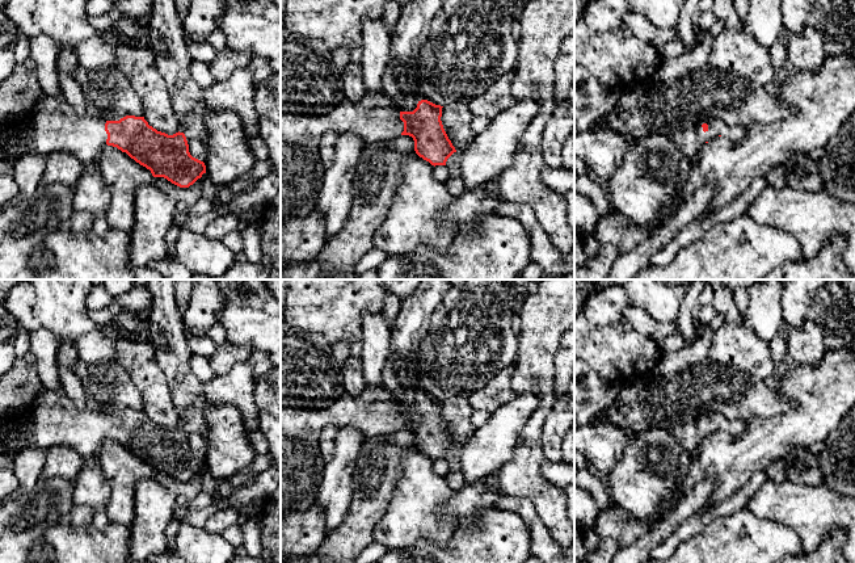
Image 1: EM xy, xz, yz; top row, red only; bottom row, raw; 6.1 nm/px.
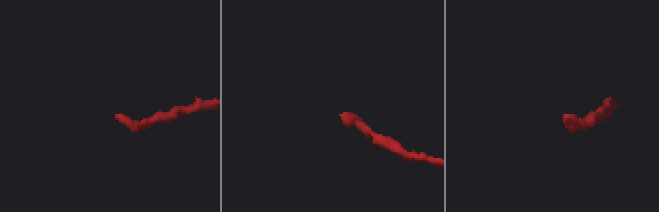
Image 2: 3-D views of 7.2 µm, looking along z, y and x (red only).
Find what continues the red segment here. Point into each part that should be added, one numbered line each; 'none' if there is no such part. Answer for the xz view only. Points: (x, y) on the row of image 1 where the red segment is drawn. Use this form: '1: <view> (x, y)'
1: xz (374, 118)

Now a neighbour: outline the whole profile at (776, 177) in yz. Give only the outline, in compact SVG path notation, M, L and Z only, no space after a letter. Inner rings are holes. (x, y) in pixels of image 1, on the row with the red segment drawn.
M783 167L772 168L766 176L767 185L782 189L787 186L787 175Z

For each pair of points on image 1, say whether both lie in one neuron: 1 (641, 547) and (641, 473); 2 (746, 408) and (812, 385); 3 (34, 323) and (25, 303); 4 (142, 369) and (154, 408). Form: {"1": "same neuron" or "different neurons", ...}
{"1": "different neurons", "2": "different neurons", "3": "same neuron", "4": "same neuron"}

